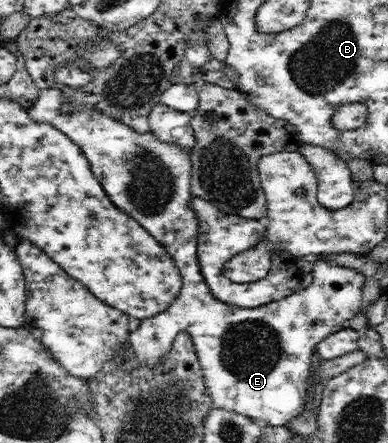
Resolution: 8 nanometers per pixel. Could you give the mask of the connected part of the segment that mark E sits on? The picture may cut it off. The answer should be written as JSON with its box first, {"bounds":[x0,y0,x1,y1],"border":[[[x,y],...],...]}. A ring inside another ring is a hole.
{"bounds":[29,87,366,427],"border":[[[60,87],[41,90],[29,109],[29,116],[34,121],[54,125],[82,149],[82,153],[90,161],[92,173],[110,200],[137,220],[168,251],[182,275],[183,285],[176,300],[164,312],[142,319],[137,330],[129,334],[128,341],[134,349],[134,355],[138,357],[138,363],[148,368],[155,367],[170,350],[176,335],[186,332],[192,337],[214,408],[237,412],[253,420],[259,419],[269,427],[286,426],[290,420],[304,412],[306,397],[314,383],[315,361],[312,361],[312,355],[318,342],[322,342],[330,334],[350,328],[350,320],[360,312],[362,286],[366,276],[355,268],[338,265],[336,261],[313,259],[312,283],[281,301],[272,301],[256,308],[242,308],[216,299],[210,292],[198,263],[198,215],[190,207],[190,200],[194,197],[190,192],[191,151],[174,143],[162,142],[151,132],[134,131],[134,127],[104,116],[94,108],[84,108],[80,112],[74,110],[70,114],[62,113],[61,107],[64,104]]]}

